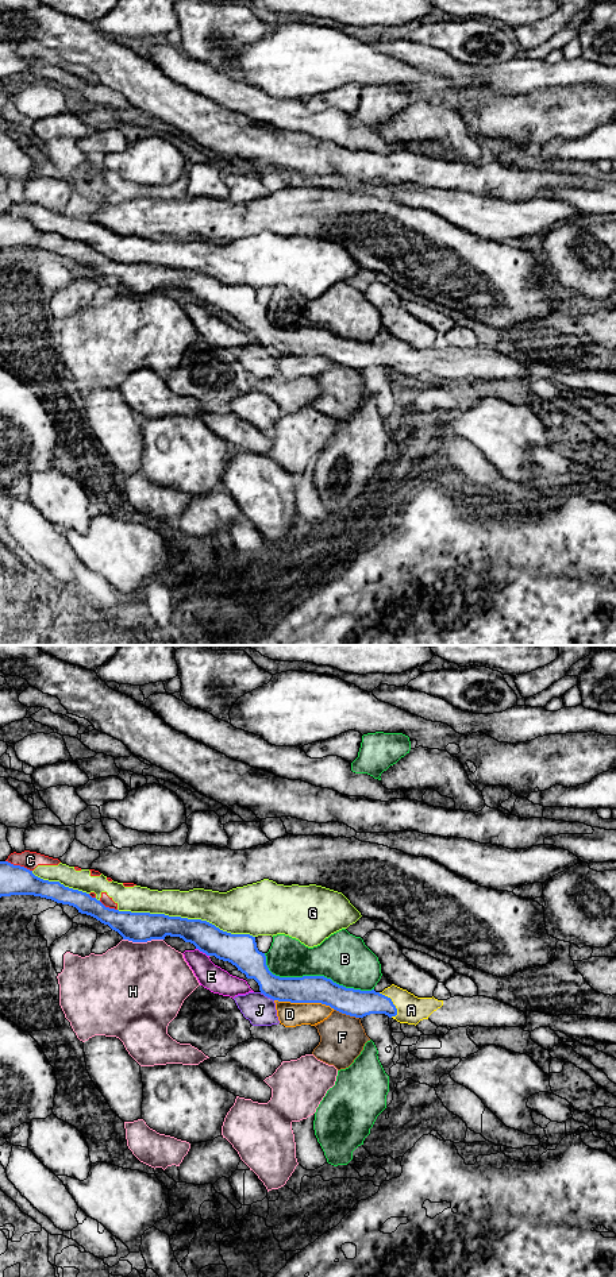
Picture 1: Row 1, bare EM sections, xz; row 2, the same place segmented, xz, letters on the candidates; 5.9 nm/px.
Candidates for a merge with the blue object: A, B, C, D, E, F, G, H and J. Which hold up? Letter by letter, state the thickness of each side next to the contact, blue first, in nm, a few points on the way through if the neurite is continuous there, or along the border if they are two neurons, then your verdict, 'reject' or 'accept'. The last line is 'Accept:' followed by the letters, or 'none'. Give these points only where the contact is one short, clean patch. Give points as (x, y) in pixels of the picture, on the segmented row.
A: 160 nm thick on the blue side, 170 nm on the other; runs through xz (351, 1002), (392, 1002), (411, 1010); accept
B: 160 nm thick on the blue side, 300 nm on the other; reject
C: 180 nm thick on the blue side, 110 nm on the other; reject
D: 160 nm thick on the blue side, 140 nm on the other; reject
E: 190 nm thick on the blue side, 150 nm on the other; reject
F: 160 nm thick on the blue side, 280 nm on the other; border along xz (334, 1009), (358, 1018); reject
G: 170 nm thick on the blue side, 220 nm on the other; reject
H: 180 nm thick on the blue side, 500 nm on the other; border along xz (123, 938), (133, 941), (162, 940); reject
J: 170 nm thick on the blue side, 180 nm on the other; border along xz (260, 992), (273, 1000); reject
Accept: A

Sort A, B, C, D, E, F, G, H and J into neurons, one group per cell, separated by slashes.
A / B / C G / D E F H J

